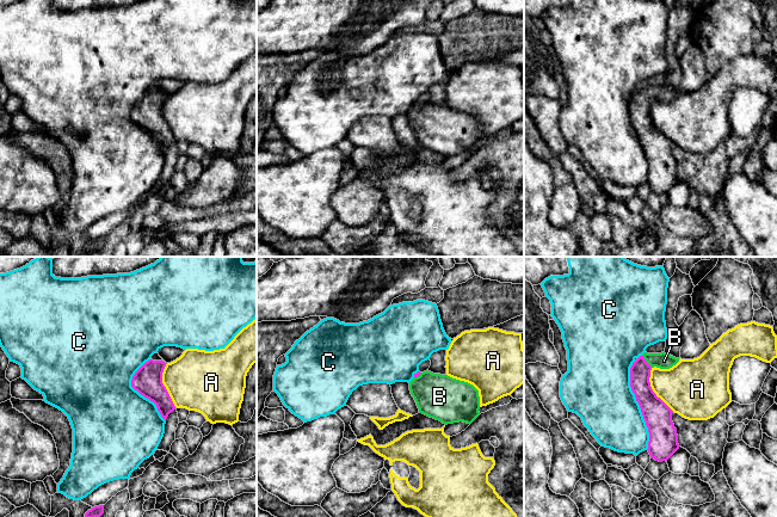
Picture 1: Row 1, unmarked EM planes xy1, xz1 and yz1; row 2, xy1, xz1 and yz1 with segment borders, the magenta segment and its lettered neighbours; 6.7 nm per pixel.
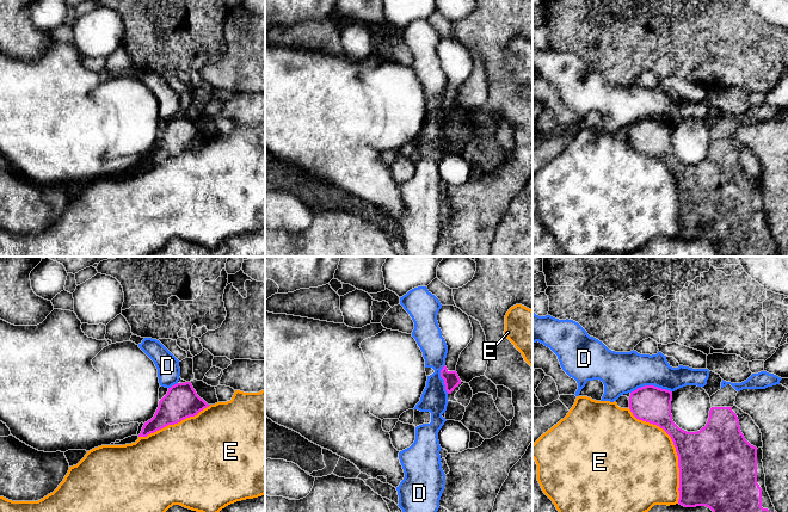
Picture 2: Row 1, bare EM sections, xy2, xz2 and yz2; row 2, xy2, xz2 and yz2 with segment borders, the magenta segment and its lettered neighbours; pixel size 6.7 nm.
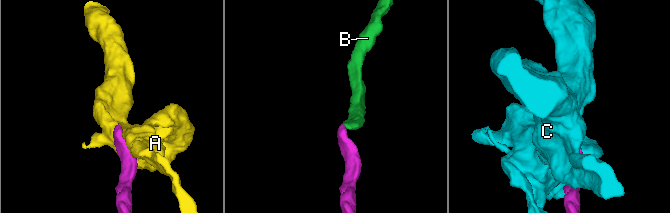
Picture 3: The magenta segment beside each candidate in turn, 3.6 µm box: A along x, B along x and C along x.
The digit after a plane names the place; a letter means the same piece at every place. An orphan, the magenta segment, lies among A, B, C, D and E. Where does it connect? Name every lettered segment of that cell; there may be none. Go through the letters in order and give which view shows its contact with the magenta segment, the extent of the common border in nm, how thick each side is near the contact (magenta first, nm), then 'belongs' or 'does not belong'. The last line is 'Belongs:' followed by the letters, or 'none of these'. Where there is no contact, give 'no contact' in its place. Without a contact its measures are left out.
A: contact in yz1; length 340 nm; calibres 190 and 380 nm; does not belong
B: contact in yz1; length 110 nm; calibres 140 and 110 nm; belongs
C: contact in yz1; length 600 nm; calibres 190 and 400 nm; does not belong
D: contact in yz2; length 280 nm; calibres 240 and 280 nm; does not belong
E: contact in yz2; length 750 nm; calibres 420 and 500 nm; does not belong
Belongs: B

